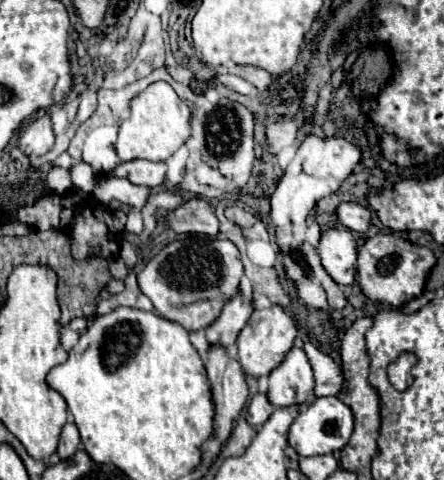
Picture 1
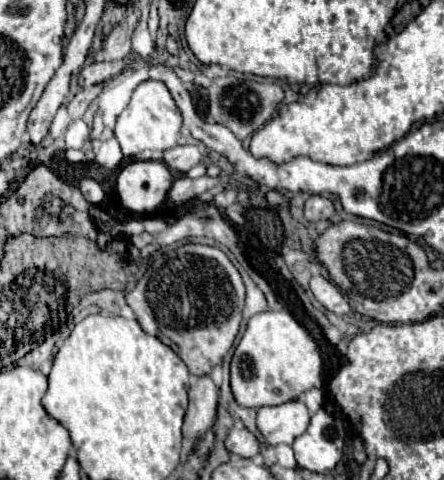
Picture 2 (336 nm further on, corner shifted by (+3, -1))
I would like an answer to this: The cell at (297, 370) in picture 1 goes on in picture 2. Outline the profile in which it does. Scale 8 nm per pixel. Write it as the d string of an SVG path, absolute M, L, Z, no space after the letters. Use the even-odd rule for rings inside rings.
M302 400L284 402L282 406L258 408L258 430L268 444L292 444L310 422L310 412Z

